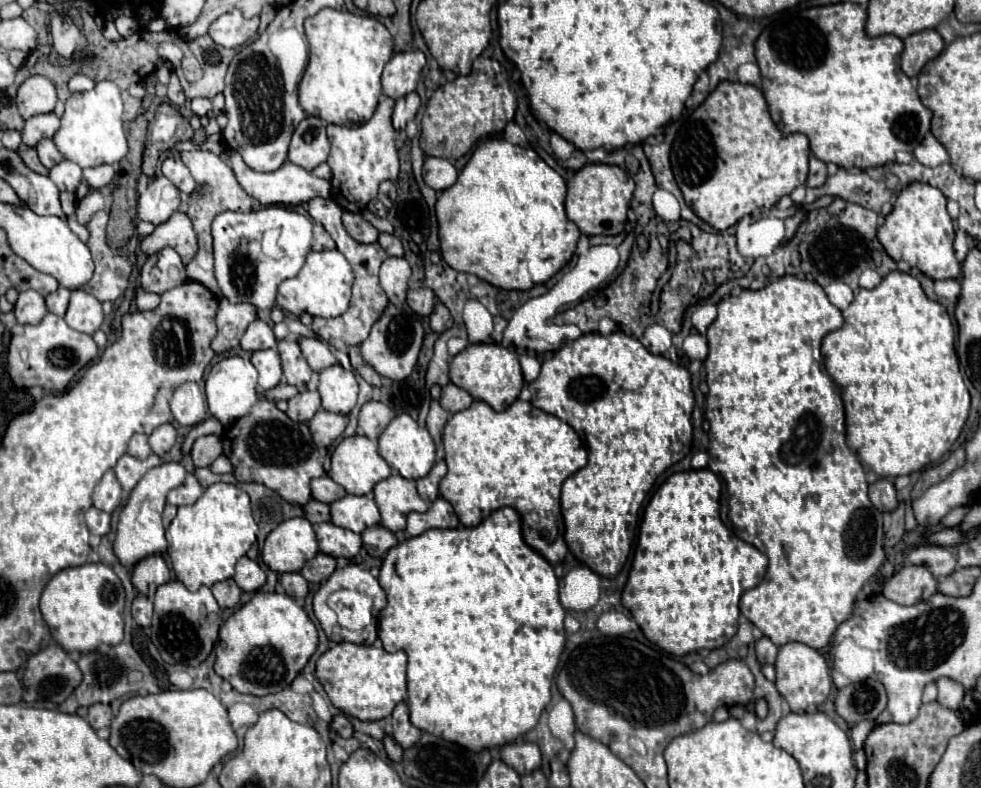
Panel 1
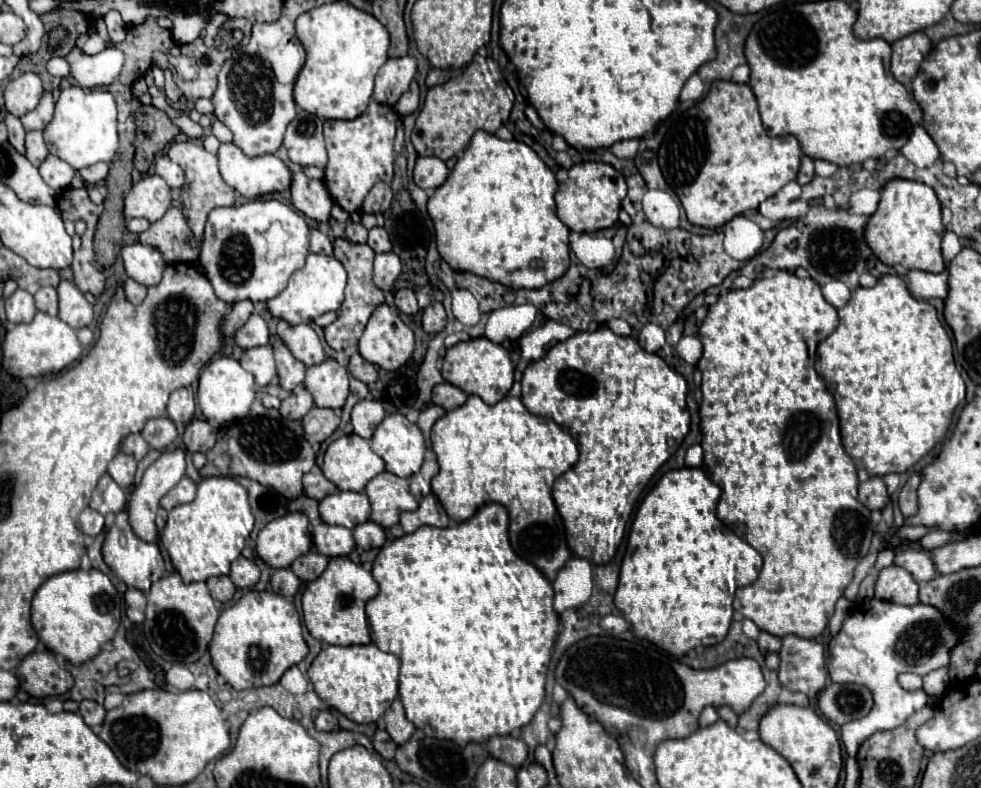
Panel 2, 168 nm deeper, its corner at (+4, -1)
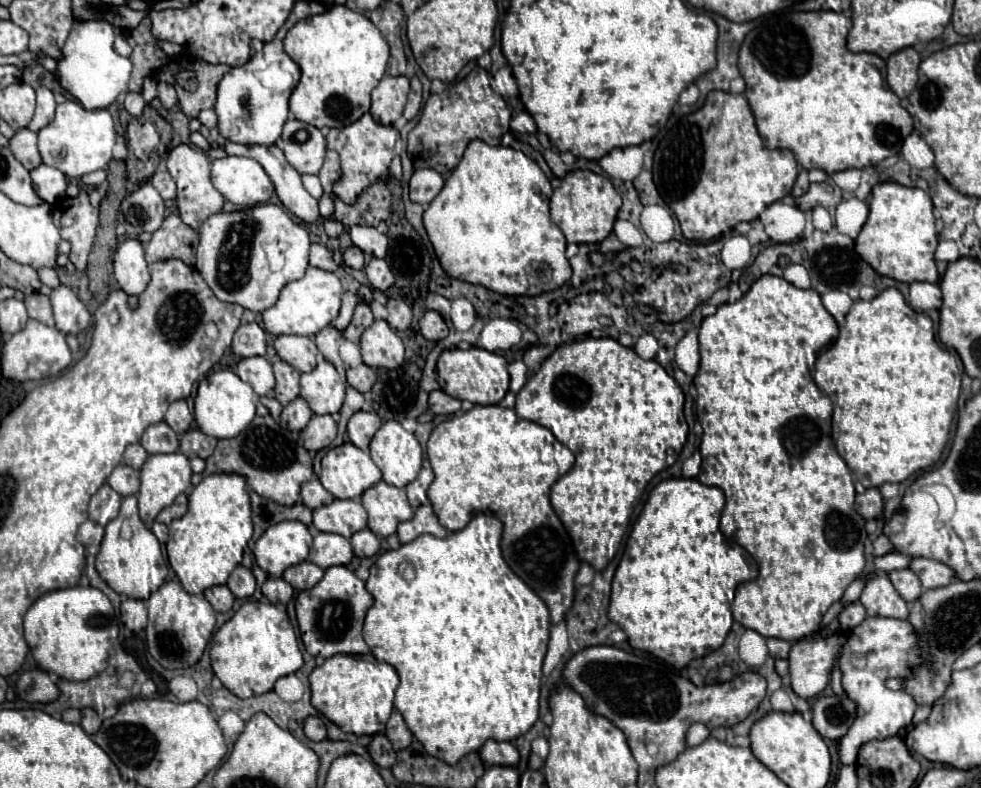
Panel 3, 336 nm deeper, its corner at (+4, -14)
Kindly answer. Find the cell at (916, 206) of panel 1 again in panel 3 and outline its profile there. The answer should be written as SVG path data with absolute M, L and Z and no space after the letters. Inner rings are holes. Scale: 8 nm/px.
M879 183L871 189L869 217L855 239L855 251L867 261L879 275L893 277L903 283L927 281L937 283L939 273L935 267L937 231L933 217L931 197L917 187L905 187L899 183Z

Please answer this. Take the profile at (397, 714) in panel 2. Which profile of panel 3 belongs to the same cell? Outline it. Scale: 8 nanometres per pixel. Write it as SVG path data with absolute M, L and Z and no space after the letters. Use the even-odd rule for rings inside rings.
M397 709L391 713L391 717L389 717L389 721L387 721L387 731L385 731L385 735L391 739L395 751L407 749L407 747L411 745L411 741L413 741L413 735L411 735L411 731L407 729L407 725L405 725L405 721L403 721L403 715L401 715Z

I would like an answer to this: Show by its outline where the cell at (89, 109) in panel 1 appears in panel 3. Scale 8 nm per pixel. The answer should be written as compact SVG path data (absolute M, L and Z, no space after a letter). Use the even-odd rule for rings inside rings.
M77 101L57 105L55 119L39 131L39 153L45 165L59 169L67 177L83 177L97 169L107 169L115 145L115 125L107 109L87 111Z

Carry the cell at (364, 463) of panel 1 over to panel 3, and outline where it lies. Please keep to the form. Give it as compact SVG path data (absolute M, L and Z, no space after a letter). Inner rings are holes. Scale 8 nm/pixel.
M353 443L329 449L323 461L319 481L337 499L359 499L367 487L381 481L381 471L369 453Z

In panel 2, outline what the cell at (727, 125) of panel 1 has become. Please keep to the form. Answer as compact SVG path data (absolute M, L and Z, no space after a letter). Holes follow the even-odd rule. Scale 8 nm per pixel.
M715 80L709 94L691 106L681 118L673 120L657 152L661 172L667 184L679 196L691 224L721 228L731 218L757 210L761 202L775 196L787 182L797 178L801 164L801 146L795 136L771 138L761 124L757 100L749 84Z

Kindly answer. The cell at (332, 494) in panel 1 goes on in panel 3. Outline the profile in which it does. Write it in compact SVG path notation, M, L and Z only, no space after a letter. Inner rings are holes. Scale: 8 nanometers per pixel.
M315 477L307 483L303 483L301 487L301 501L309 507L309 509L317 509L321 505L327 505L333 501L333 495L321 485L321 481Z

